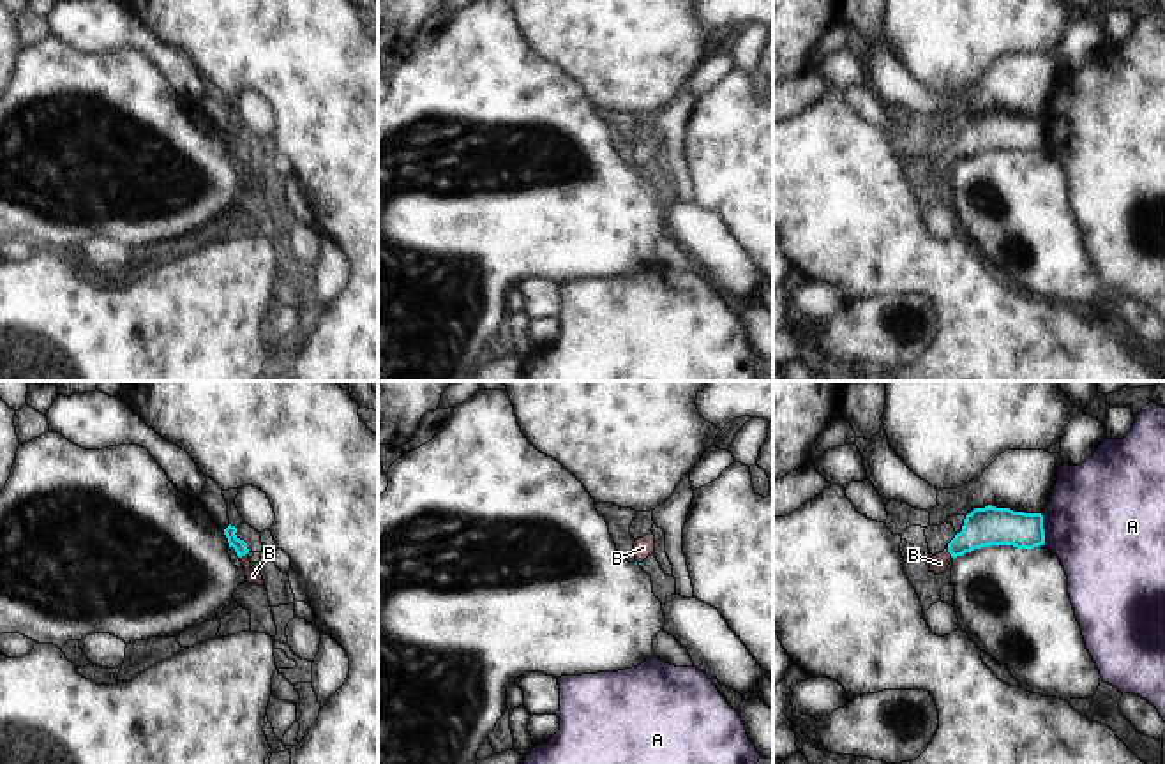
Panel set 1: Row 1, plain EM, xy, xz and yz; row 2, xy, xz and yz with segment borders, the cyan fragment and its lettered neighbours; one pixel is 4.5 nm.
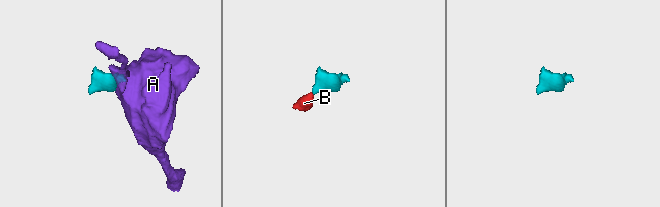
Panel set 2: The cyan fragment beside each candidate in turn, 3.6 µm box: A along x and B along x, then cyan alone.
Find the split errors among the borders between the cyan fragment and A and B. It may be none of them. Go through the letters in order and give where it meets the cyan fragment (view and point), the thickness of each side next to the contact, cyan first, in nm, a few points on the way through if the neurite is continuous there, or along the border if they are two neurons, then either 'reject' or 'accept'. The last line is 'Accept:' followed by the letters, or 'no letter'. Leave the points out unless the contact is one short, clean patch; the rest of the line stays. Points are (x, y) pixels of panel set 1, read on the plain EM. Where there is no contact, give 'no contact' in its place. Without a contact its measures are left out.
A: contact yz (1044, 134); calibres 180 and 480 nm; reject
B: contact yz (950, 157); calibres 180 and 80 nm; way yz (987, 131), (950, 157), (939, 168); accept
Accept: B

